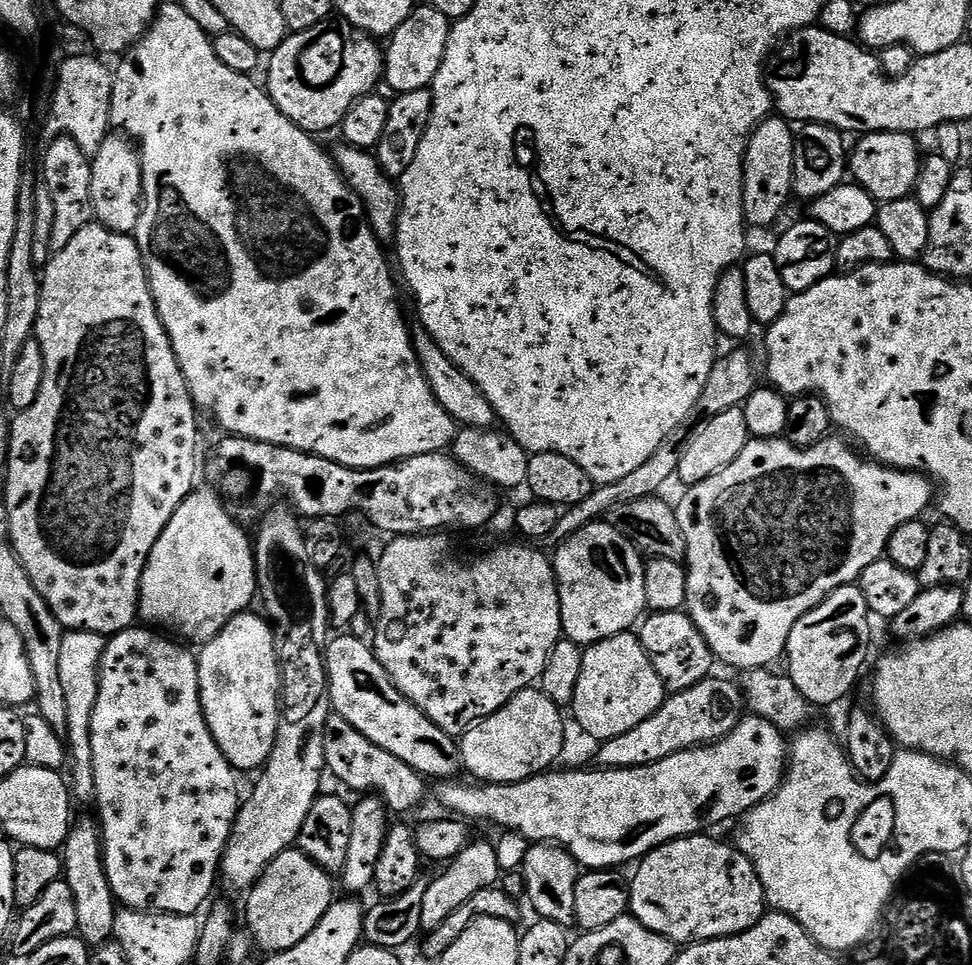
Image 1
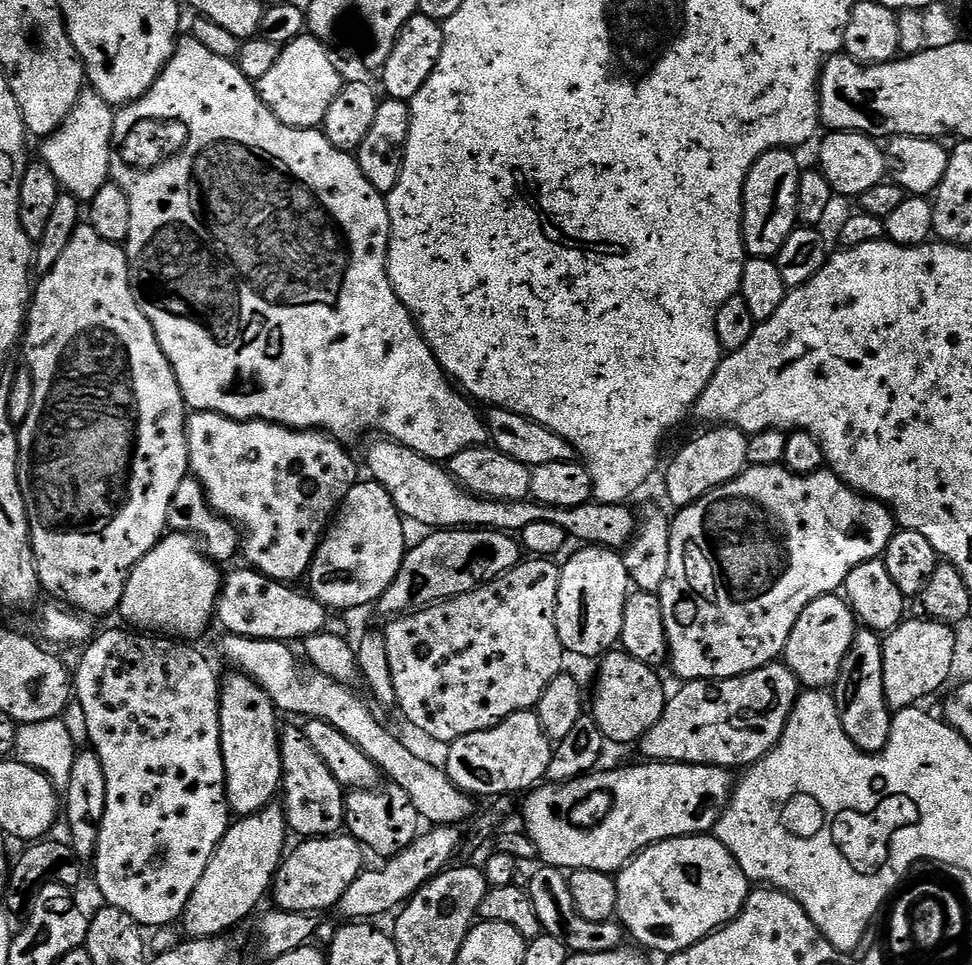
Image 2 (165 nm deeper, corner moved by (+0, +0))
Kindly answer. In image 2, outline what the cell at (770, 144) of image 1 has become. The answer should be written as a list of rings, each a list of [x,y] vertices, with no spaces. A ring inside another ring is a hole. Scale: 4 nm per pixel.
[[[775,148],[750,170],[744,183],[744,250],[752,258],[774,258],[780,252],[780,247],[796,231],[798,221],[796,207],[798,206],[798,186],[802,175],[802,167],[796,161],[797,153],[786,148]]]

